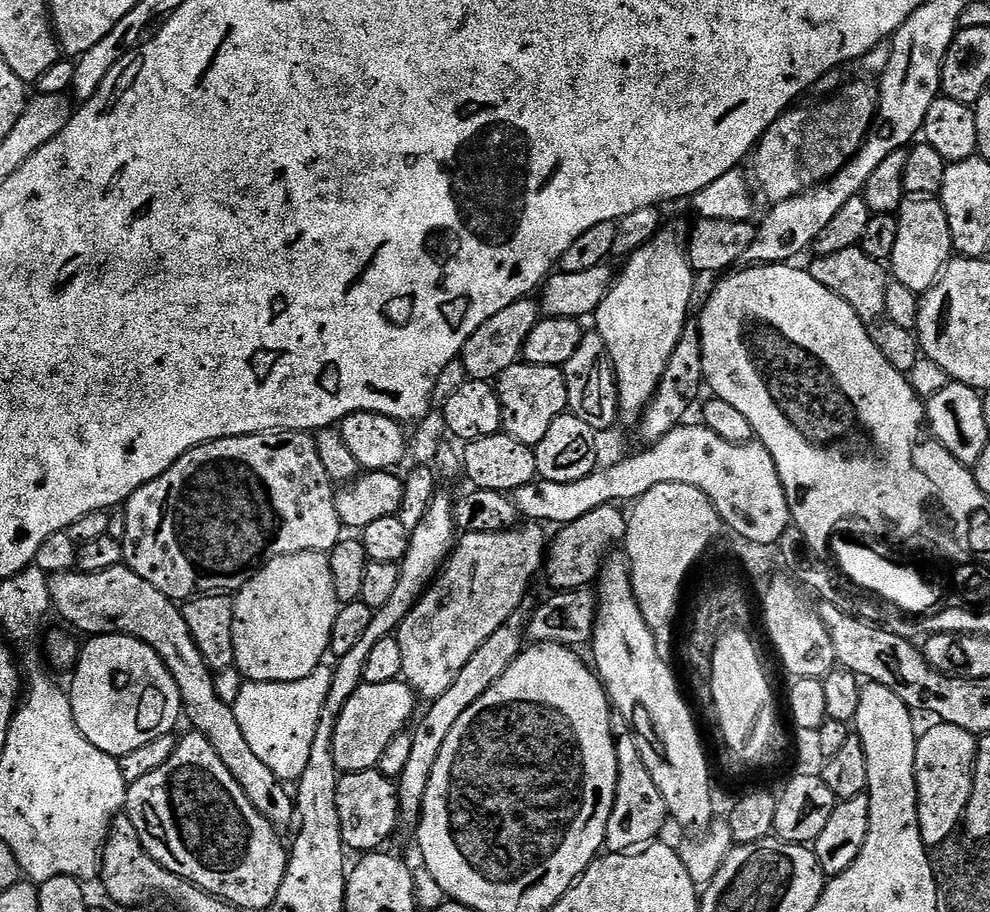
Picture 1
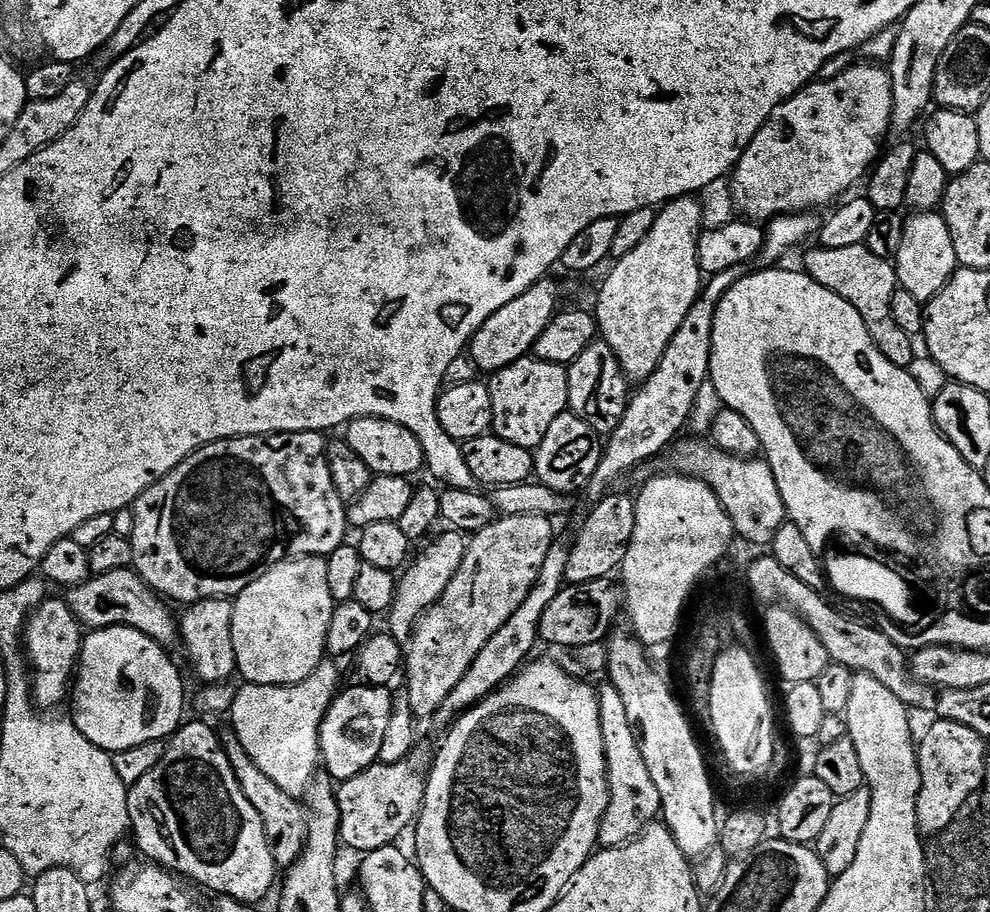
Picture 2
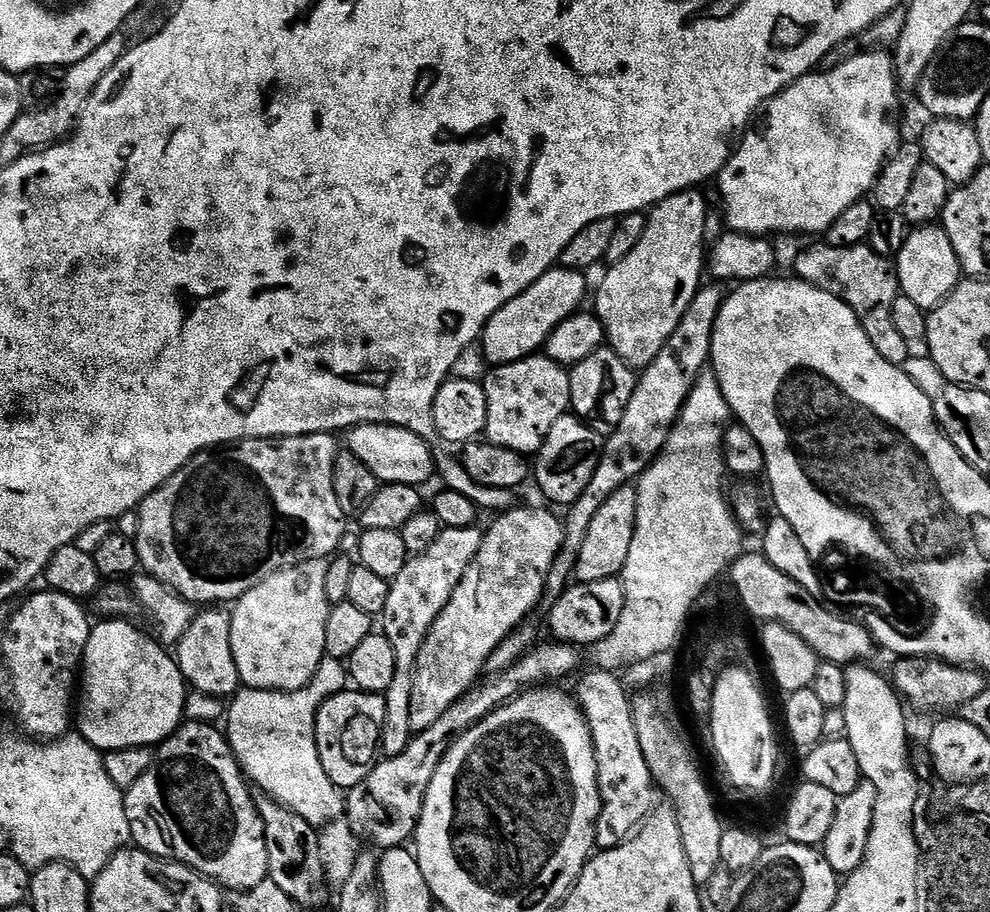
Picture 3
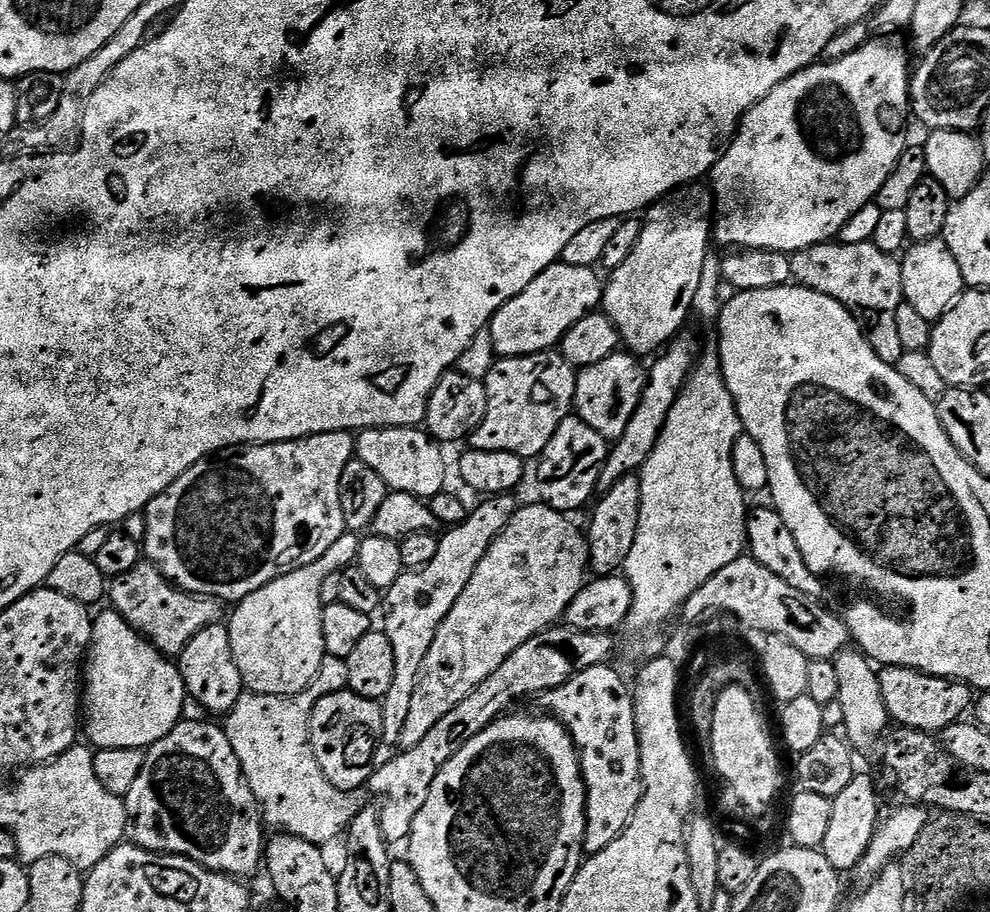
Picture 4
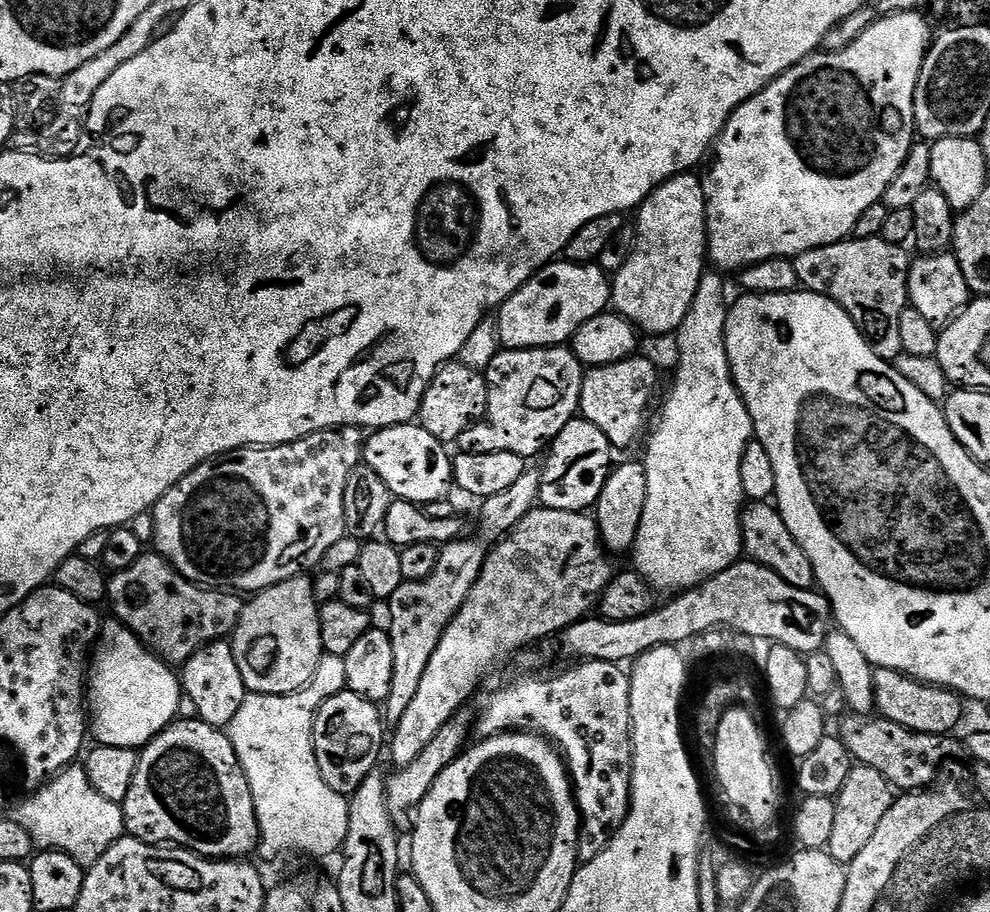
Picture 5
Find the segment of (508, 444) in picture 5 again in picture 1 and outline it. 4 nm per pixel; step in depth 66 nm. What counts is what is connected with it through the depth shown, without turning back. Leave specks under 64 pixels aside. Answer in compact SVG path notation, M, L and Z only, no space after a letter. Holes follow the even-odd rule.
M517 362L511 364L494 384L498 402L502 406L502 432L510 438L518 438L526 446L535 449L546 438L554 418L568 412L568 395L563 368L534 366Z

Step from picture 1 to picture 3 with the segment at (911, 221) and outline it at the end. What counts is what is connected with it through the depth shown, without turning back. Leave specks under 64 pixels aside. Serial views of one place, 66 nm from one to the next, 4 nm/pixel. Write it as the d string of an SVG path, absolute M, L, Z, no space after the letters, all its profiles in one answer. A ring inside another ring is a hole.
M916 226L909 231L906 246L894 258L896 277L903 296L911 298L919 308L931 310L960 285L962 269L954 246L942 226Z

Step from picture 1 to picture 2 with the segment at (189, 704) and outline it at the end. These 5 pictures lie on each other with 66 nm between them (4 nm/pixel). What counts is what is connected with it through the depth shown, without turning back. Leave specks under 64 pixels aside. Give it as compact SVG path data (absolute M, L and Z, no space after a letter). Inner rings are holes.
M132 568L114 570L111 574L101 576L91 575L86 582L71 589L67 593L66 599L70 610L85 629L95 630L114 626L133 628L146 634L166 650L171 649L172 643L177 643L177 617L175 615L172 617L171 610L167 608L169 605L153 592L151 586ZM231 730L219 733L220 743L224 745L226 758L230 758L230 766L234 770L234 778L238 778L238 786L242 786L242 794L246 794L246 802L258 810L258 814L264 823L266 838L270 842L270 854L274 854L274 862L277 869L287 870L293 868L300 860L300 855L304 853L304 847L308 841L308 813L305 805L299 799L282 790L278 790L254 762L246 750L242 750L242 742L238 742L235 732Z

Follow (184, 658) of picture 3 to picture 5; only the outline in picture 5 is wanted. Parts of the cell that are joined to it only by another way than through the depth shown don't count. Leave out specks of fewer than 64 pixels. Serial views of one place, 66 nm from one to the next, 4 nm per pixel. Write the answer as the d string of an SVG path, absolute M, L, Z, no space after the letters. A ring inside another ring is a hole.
M227 639L215 640L212 644L198 649L182 666L182 692L196 707L196 715L210 726L224 730L238 714L249 690L242 682L242 670L234 662L234 650Z

